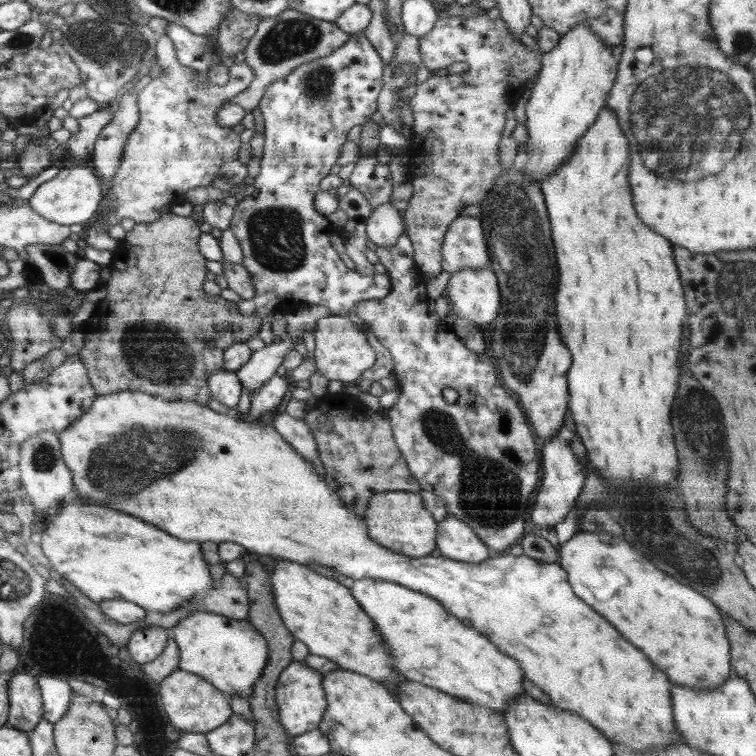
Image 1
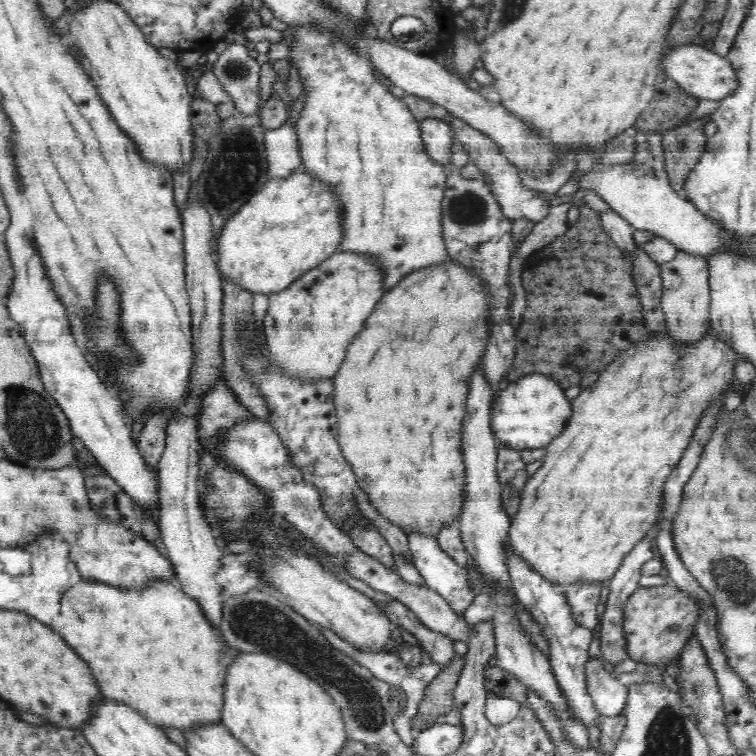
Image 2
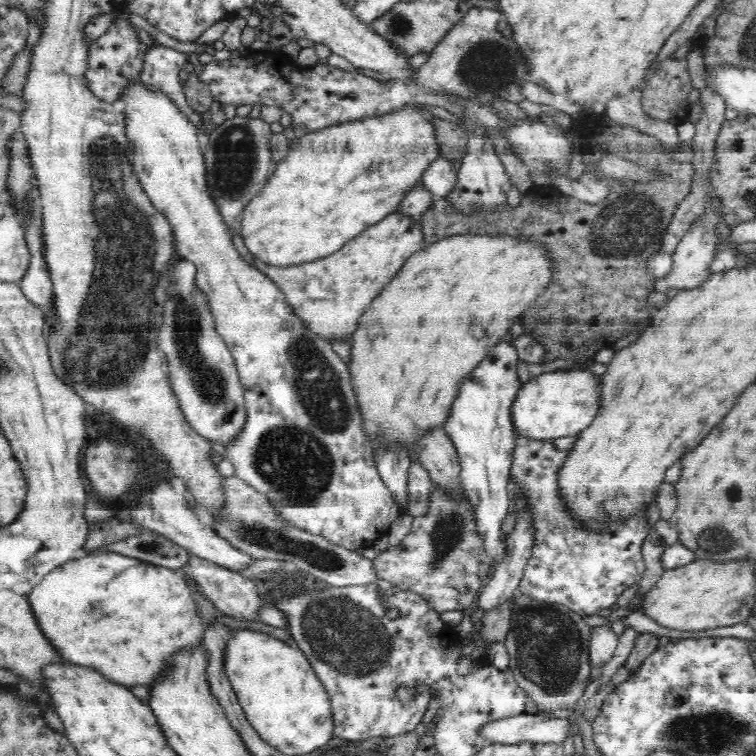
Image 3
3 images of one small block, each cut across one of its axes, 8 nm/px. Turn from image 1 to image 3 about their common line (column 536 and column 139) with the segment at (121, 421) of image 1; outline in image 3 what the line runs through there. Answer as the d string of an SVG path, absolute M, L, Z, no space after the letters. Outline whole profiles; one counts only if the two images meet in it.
M95 552L80 560L48 572L42 584L29 591L28 600L45 640L64 662L95 668L106 679L124 687L152 686L160 662L182 647L193 647L202 641L205 631L198 608L186 586L184 576L176 570L144 562L117 552Z

